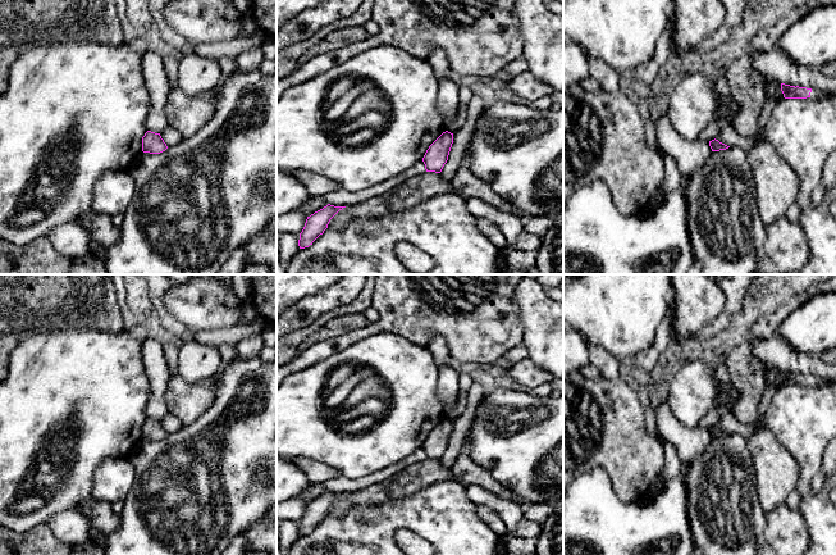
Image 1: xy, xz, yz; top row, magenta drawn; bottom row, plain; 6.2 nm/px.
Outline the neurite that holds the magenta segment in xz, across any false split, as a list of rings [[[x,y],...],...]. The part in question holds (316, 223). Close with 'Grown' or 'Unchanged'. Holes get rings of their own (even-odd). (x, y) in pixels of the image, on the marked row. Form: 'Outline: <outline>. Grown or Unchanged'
Outline: [[[328,204],[323,209],[307,217],[305,227],[300,233],[300,249],[305,249],[312,245],[312,242],[328,228],[330,219],[343,208],[346,206],[334,206]]]. Unchanged

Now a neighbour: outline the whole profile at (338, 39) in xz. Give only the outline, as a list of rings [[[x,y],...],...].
[[[350,26],[328,33],[315,46],[309,49],[303,60],[312,59],[320,54],[330,53],[342,49],[350,44],[362,41],[367,37],[364,26]]]

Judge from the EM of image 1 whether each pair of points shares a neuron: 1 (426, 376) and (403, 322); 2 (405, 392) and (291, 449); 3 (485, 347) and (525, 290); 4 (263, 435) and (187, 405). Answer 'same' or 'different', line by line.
1: different
2: same
3: different
4: different

